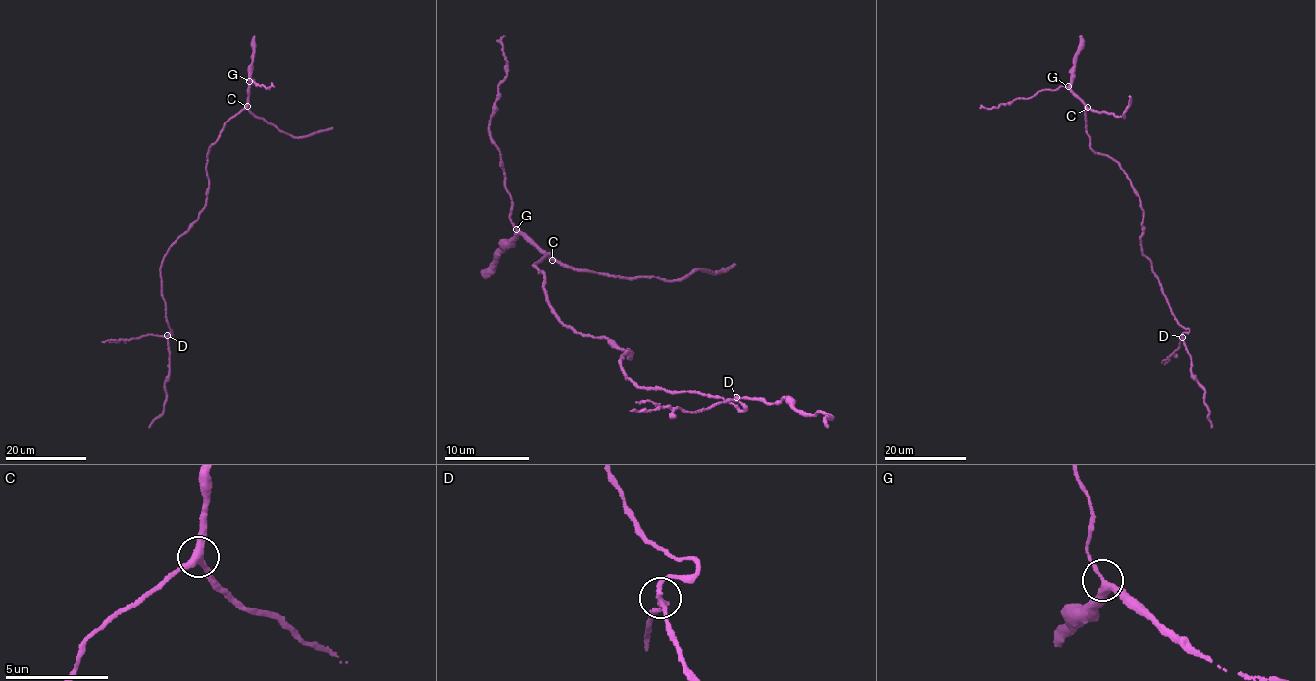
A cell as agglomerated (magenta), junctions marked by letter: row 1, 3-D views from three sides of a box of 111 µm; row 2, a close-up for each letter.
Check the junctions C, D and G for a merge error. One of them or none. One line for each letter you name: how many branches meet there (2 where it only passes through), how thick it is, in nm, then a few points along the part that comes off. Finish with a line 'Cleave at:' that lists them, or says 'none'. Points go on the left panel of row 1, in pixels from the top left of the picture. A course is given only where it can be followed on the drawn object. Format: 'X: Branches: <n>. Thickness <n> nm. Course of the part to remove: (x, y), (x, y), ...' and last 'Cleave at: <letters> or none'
D: Branches: 3. Thickness 240 nm. Course of the part to remove: (167, 335), (102, 341)
Cleave at: D

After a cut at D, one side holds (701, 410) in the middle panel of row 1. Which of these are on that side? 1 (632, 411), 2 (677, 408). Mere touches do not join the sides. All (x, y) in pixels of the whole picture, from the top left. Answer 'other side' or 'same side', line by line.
1: same side
2: same side

